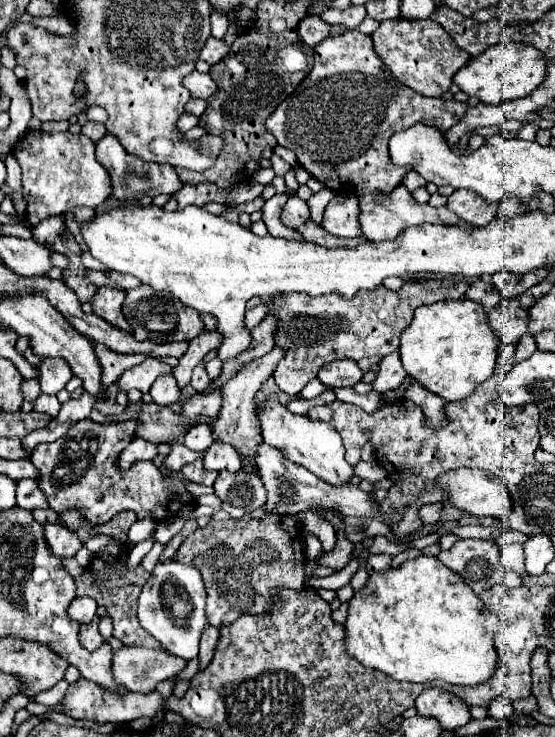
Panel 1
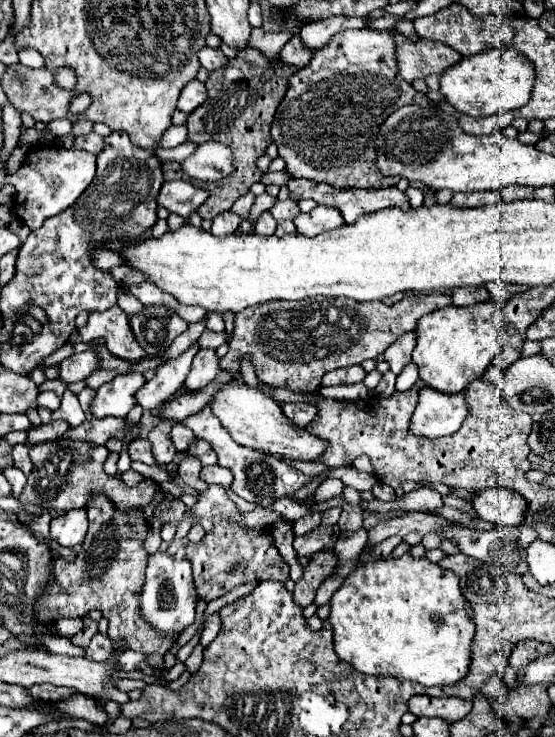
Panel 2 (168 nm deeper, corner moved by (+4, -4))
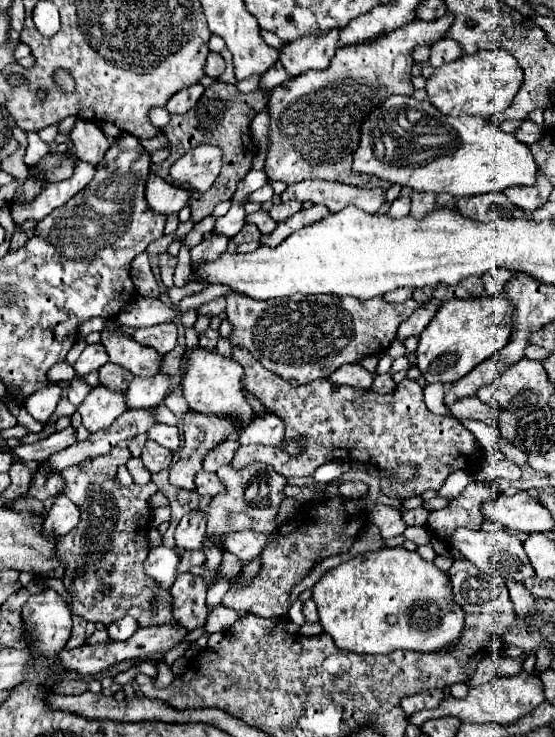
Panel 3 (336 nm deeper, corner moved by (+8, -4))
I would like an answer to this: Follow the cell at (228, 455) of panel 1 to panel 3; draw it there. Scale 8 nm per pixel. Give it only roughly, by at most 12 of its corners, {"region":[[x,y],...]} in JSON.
{"region":[[202,470],[196,474],[196,492],[216,496],[222,484],[216,474]]}

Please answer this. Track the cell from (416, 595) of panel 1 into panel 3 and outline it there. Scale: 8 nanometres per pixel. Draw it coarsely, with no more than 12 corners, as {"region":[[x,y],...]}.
{"region":[[402,546],[312,588],[354,654],[436,652],[464,630],[450,578]]}

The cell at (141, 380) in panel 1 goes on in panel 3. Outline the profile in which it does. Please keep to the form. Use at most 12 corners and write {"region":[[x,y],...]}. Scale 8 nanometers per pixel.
{"region":[[96,386],[78,406],[88,432],[110,428],[124,394]]}

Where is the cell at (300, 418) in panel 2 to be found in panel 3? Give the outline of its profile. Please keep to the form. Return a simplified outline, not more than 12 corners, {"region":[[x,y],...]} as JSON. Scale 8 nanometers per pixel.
{"region":[[264,414],[240,432],[240,444],[280,446],[284,422]]}

